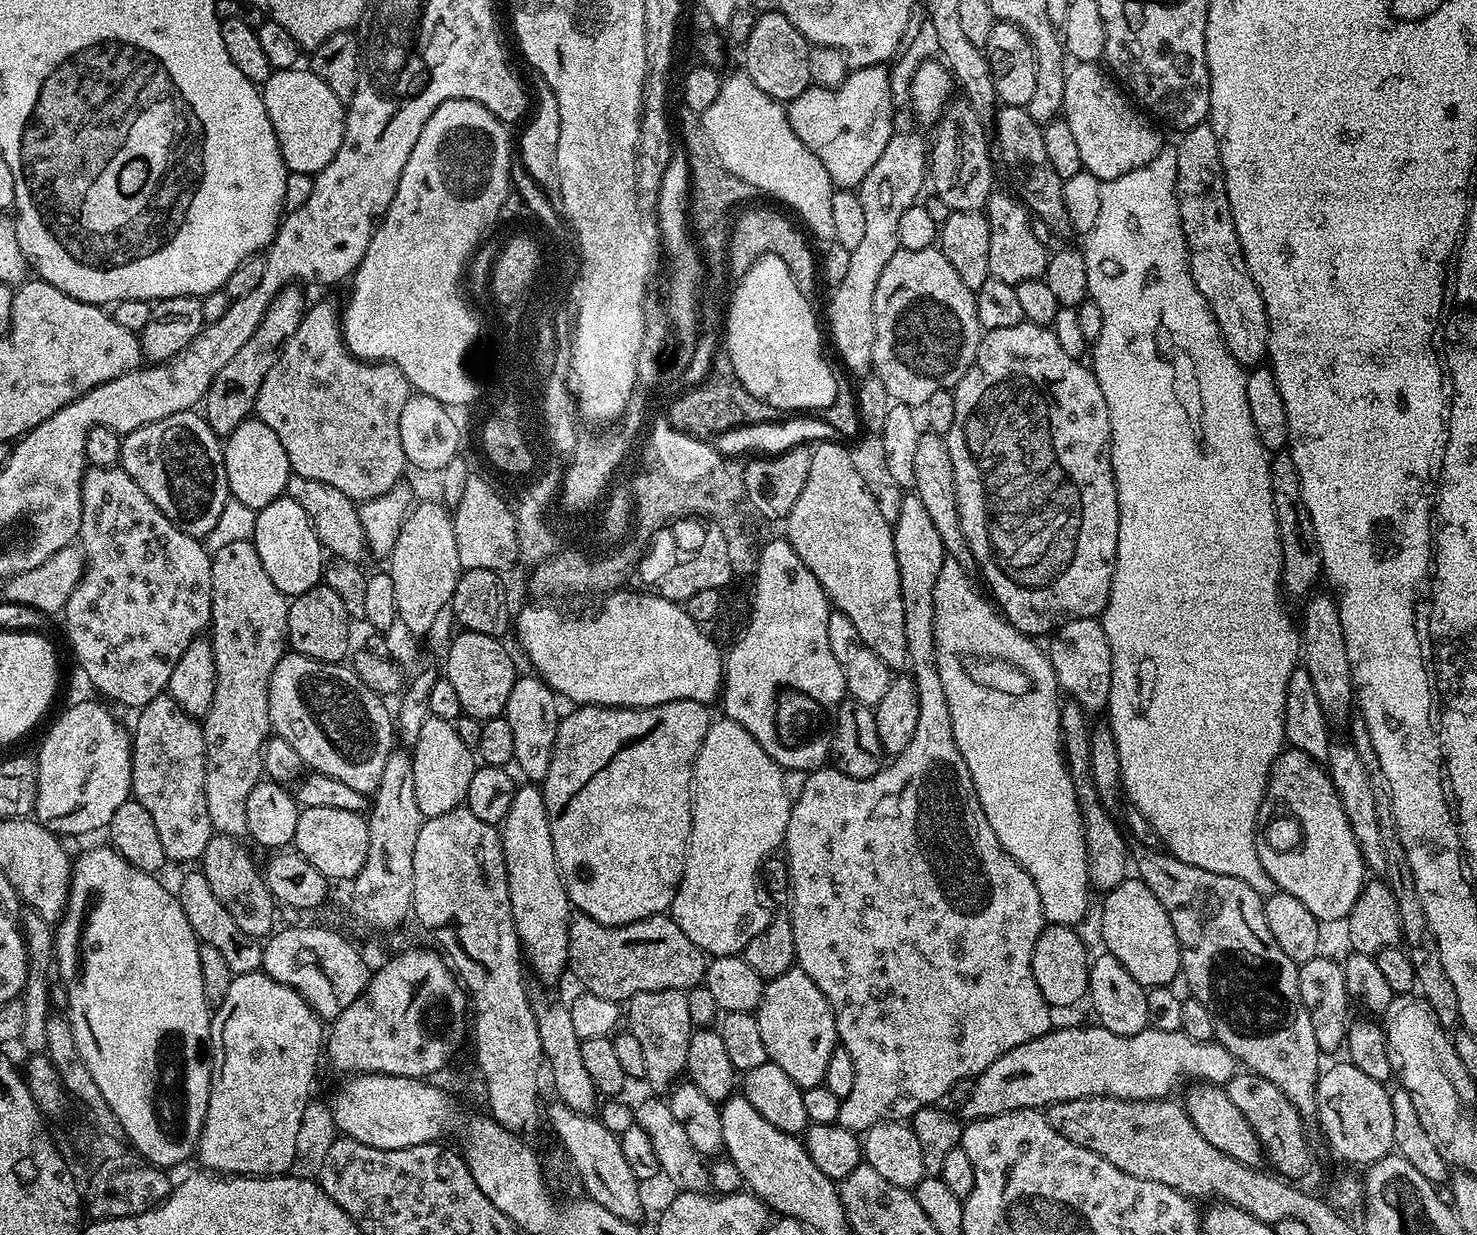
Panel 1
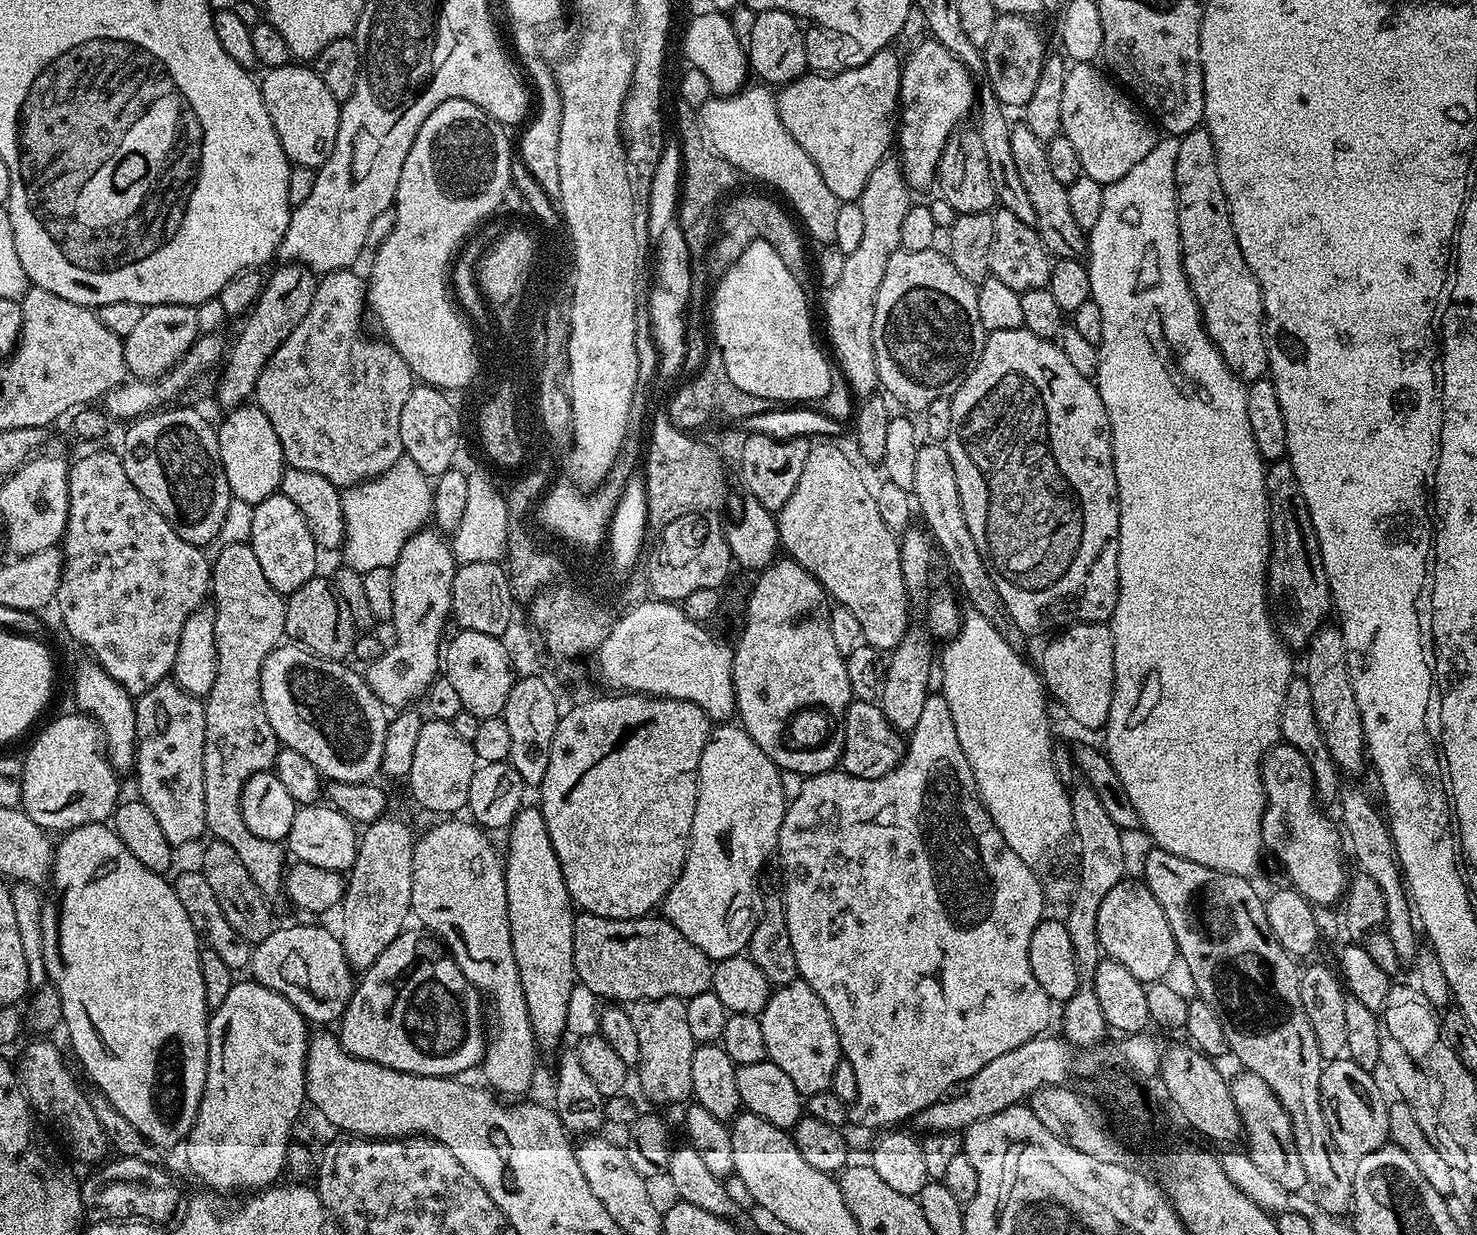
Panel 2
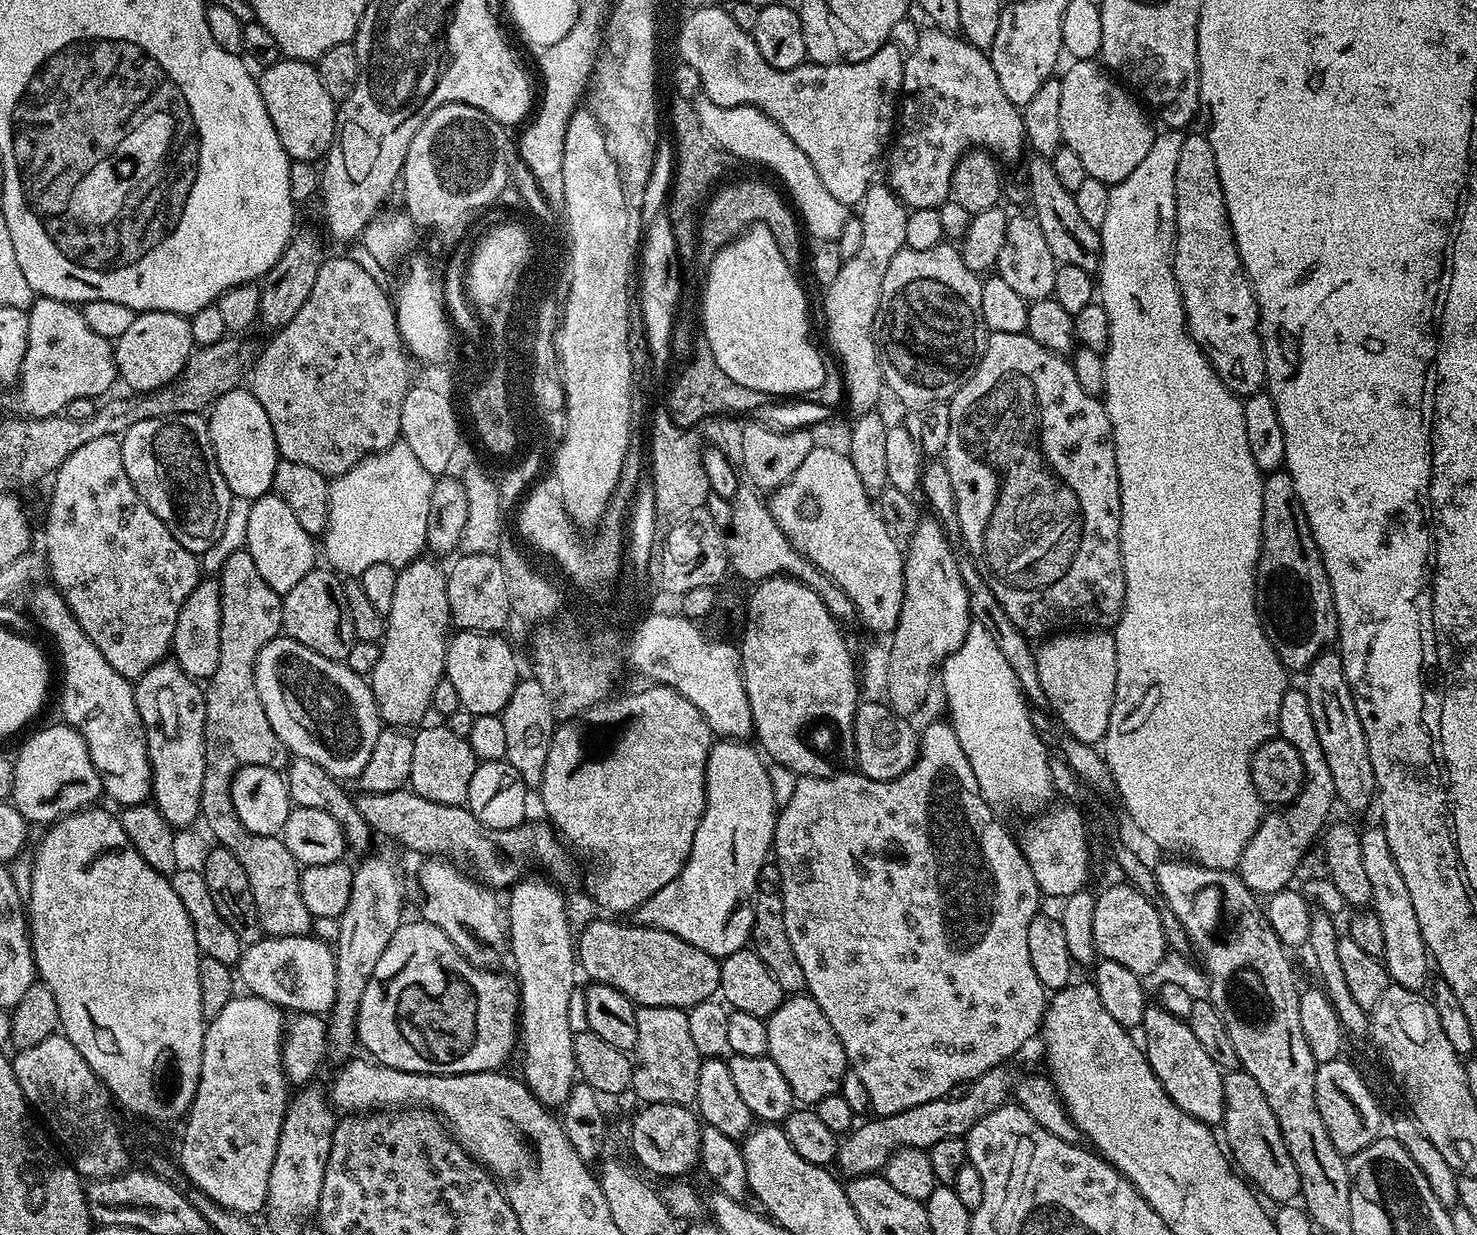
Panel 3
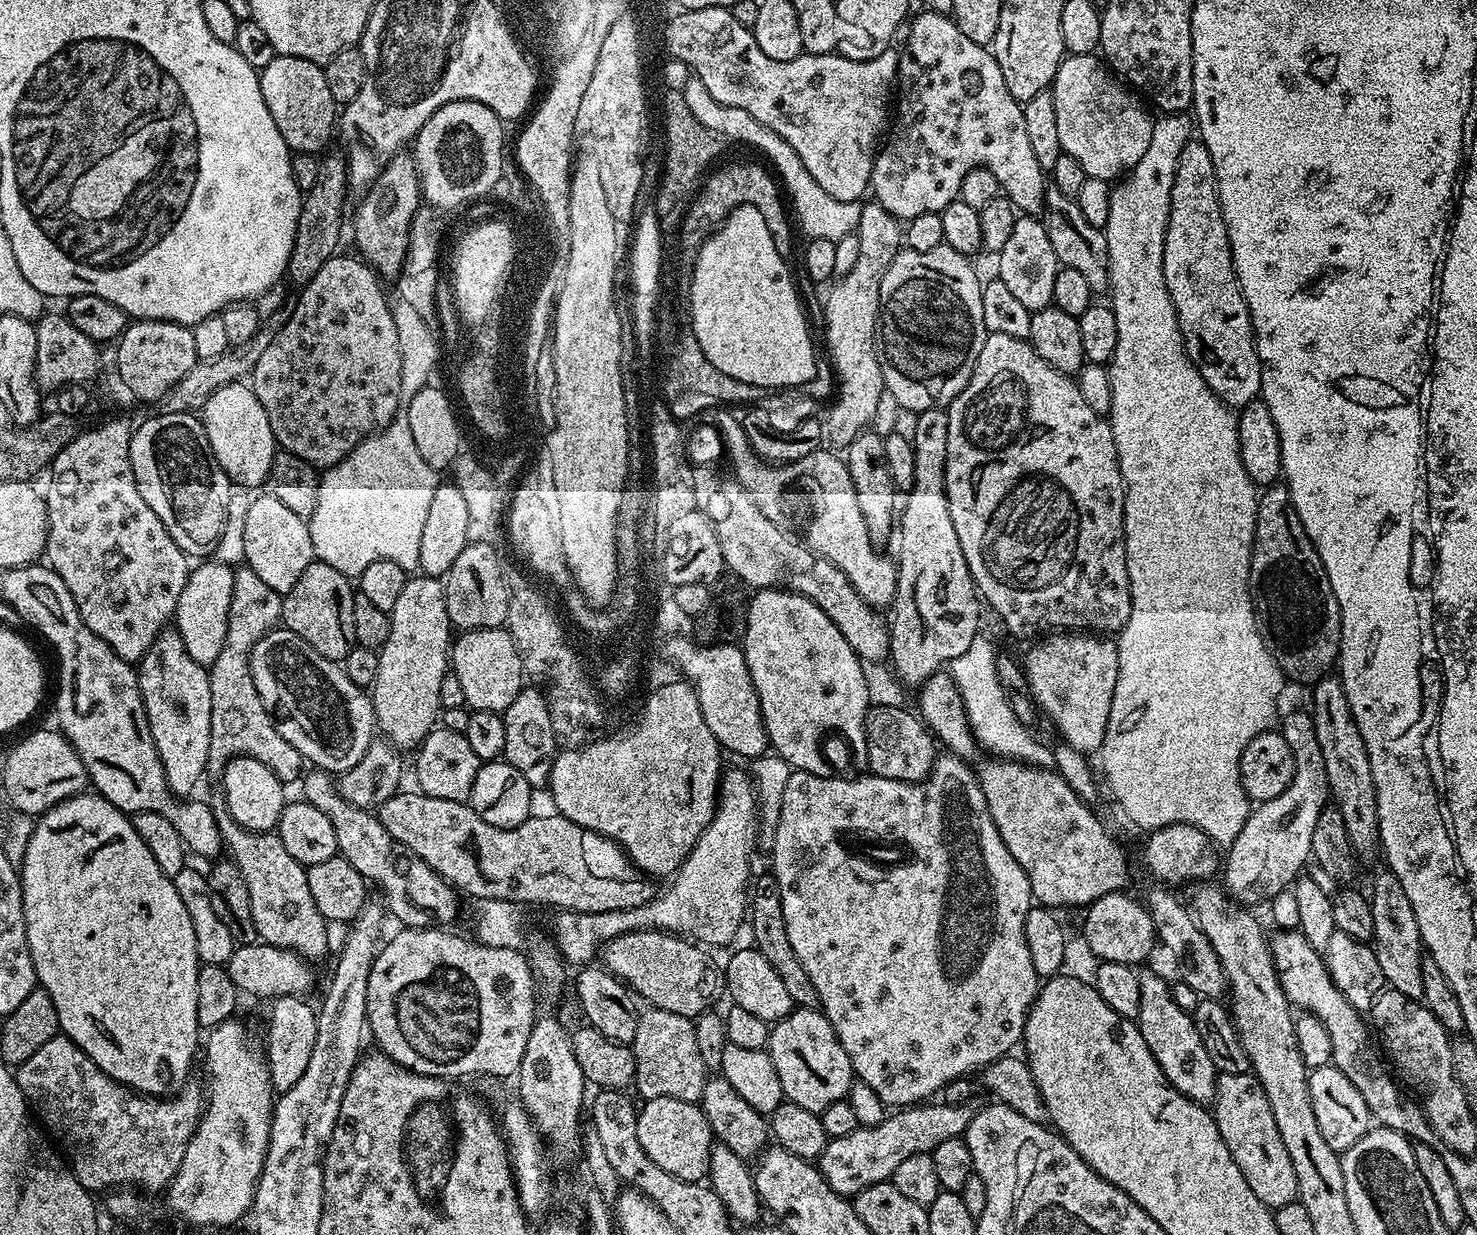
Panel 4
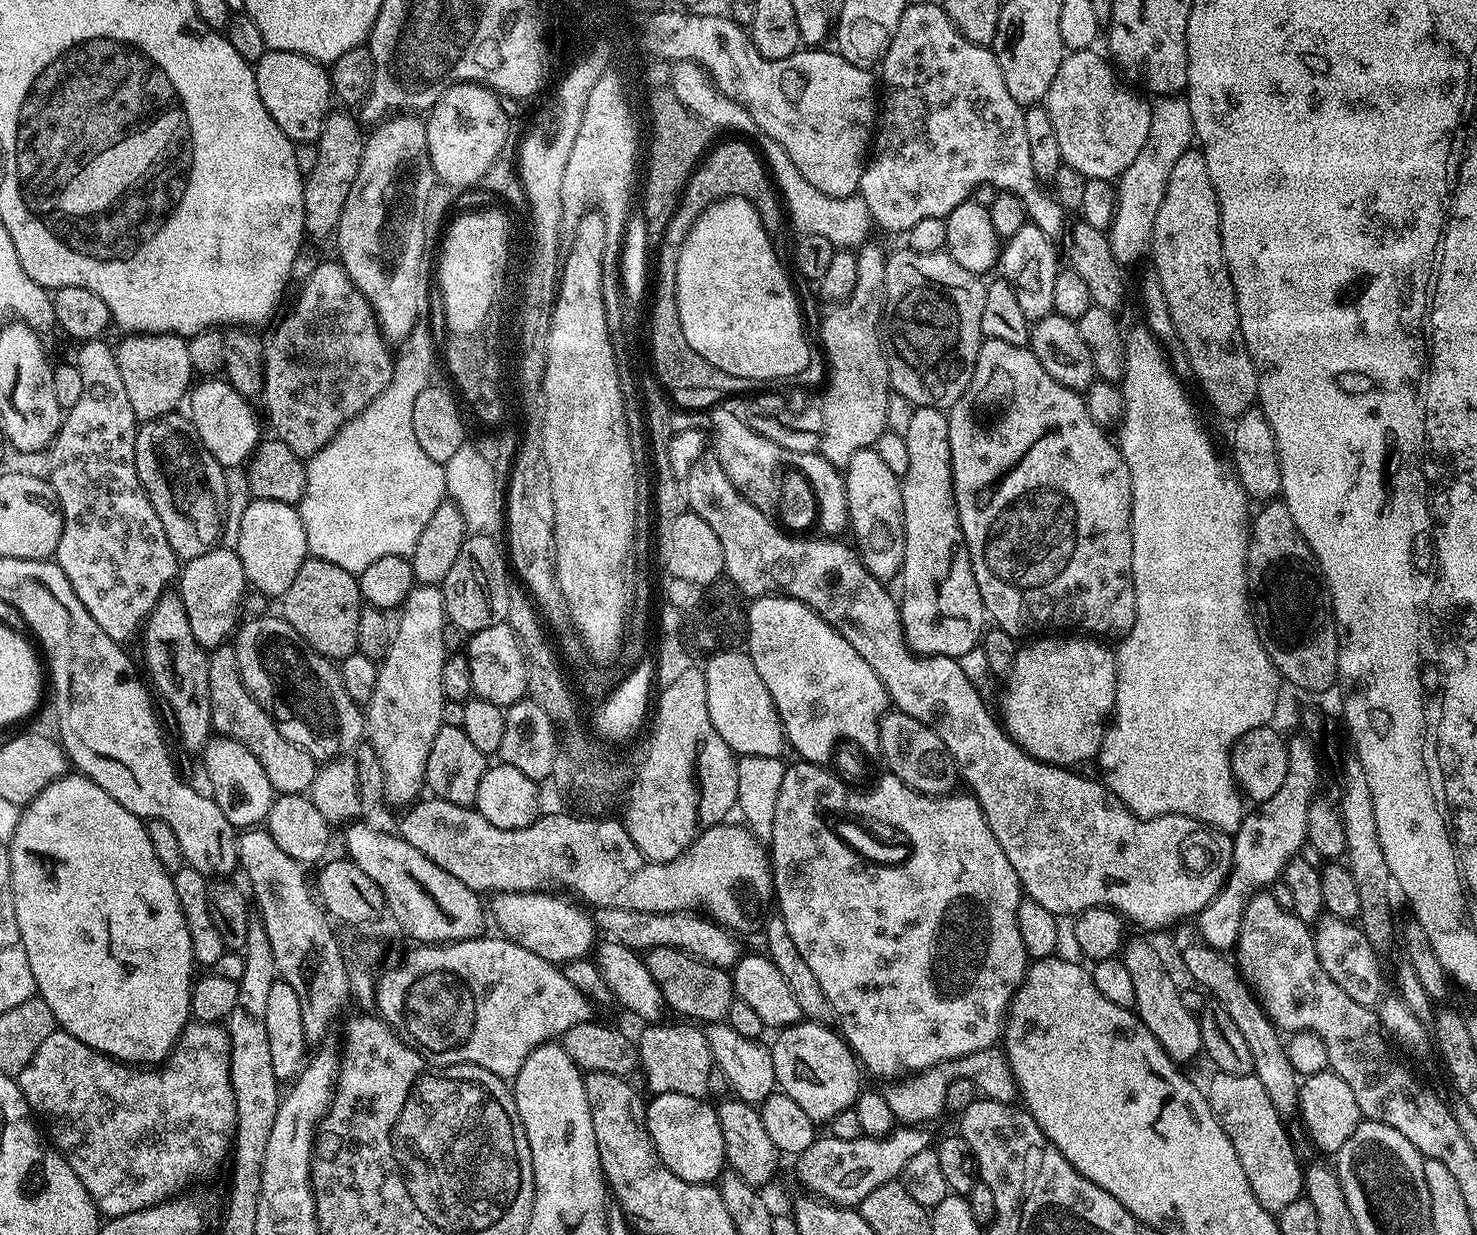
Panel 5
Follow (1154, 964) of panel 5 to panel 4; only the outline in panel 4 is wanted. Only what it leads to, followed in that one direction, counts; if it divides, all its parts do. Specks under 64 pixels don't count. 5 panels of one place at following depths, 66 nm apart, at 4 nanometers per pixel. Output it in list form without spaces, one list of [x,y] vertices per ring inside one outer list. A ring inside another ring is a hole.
[[[1140,972],[1140,989],[1142,1006],[1135,1021],[1140,1026],[1142,1038],[1146,1038],[1150,1054],[1154,1054],[1158,1066],[1162,1066],[1162,1074],[1166,1074],[1169,1082],[1186,1098],[1196,1104],[1211,1105],[1216,1099],[1218,1073],[1214,1062],[1210,1062],[1210,1054],[1206,1054],[1206,1046],[1202,1046],[1193,1013],[1184,1012],[1179,1004],[1181,1001],[1172,993],[1172,984],[1164,981],[1156,972]]]

